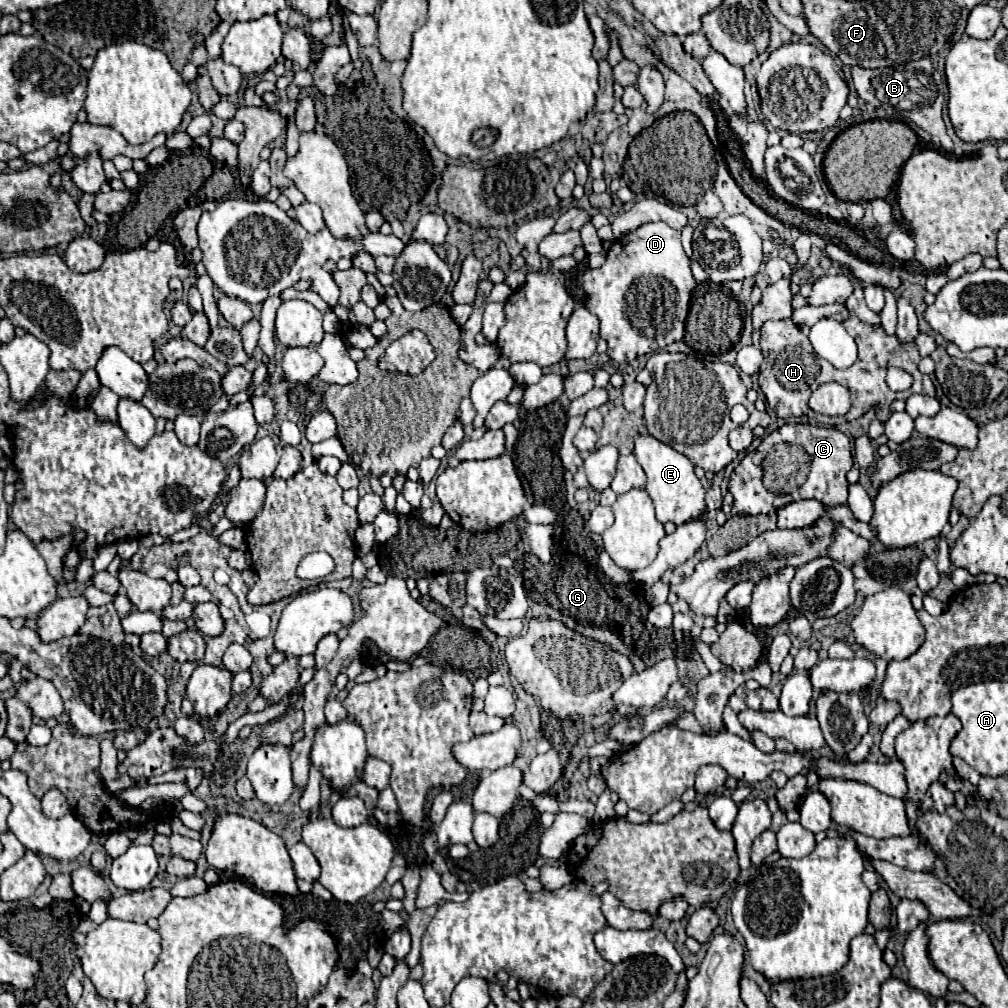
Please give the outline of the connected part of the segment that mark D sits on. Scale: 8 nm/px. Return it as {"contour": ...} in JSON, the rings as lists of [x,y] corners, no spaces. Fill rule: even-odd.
{"contour":[[[648,222],[614,240],[600,268],[588,268],[582,276],[582,288],[588,294],[586,308],[600,318],[600,338],[606,340],[606,354],[616,362],[632,362],[636,356],[654,354],[664,346],[682,340],[684,320],[696,282],[690,272],[690,258],[680,244],[680,232],[666,222]]]}

